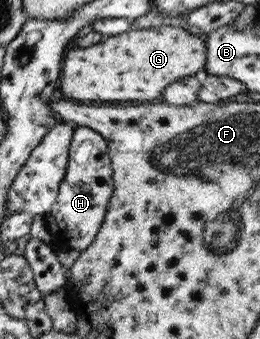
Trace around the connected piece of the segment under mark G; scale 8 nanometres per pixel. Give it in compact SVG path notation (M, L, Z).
M156 24L148 29L105 37L96 45L68 51L60 74L63 96L78 101L152 101L166 85L190 77L205 67L204 37L190 35L178 27Z

